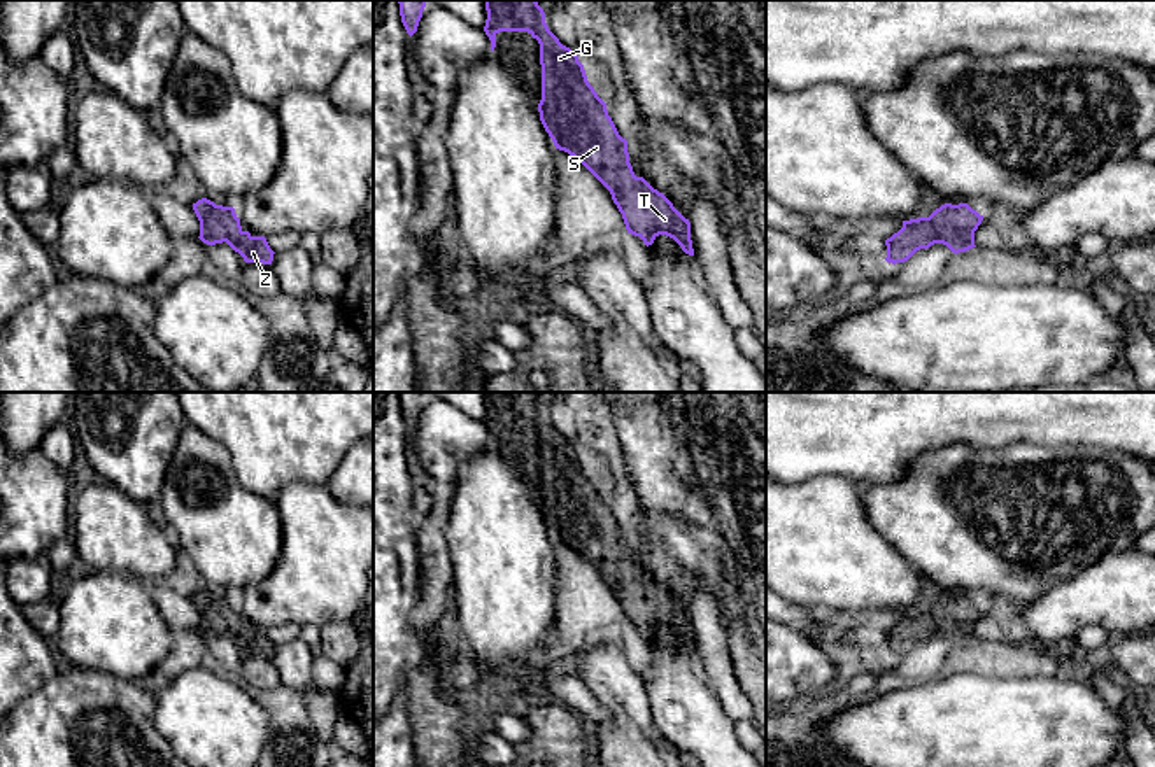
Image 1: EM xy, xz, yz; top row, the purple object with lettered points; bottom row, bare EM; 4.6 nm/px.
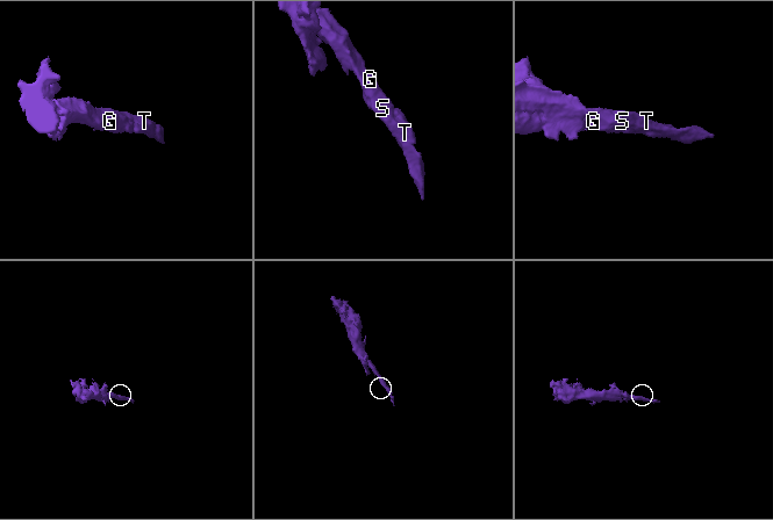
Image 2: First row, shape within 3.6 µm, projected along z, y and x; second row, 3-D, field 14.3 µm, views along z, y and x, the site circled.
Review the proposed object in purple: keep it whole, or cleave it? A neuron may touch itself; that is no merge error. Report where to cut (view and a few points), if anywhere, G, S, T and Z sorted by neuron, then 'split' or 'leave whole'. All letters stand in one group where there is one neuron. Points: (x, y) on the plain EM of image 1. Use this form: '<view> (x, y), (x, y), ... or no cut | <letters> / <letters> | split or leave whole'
no cut | G S T Z | leave whole

